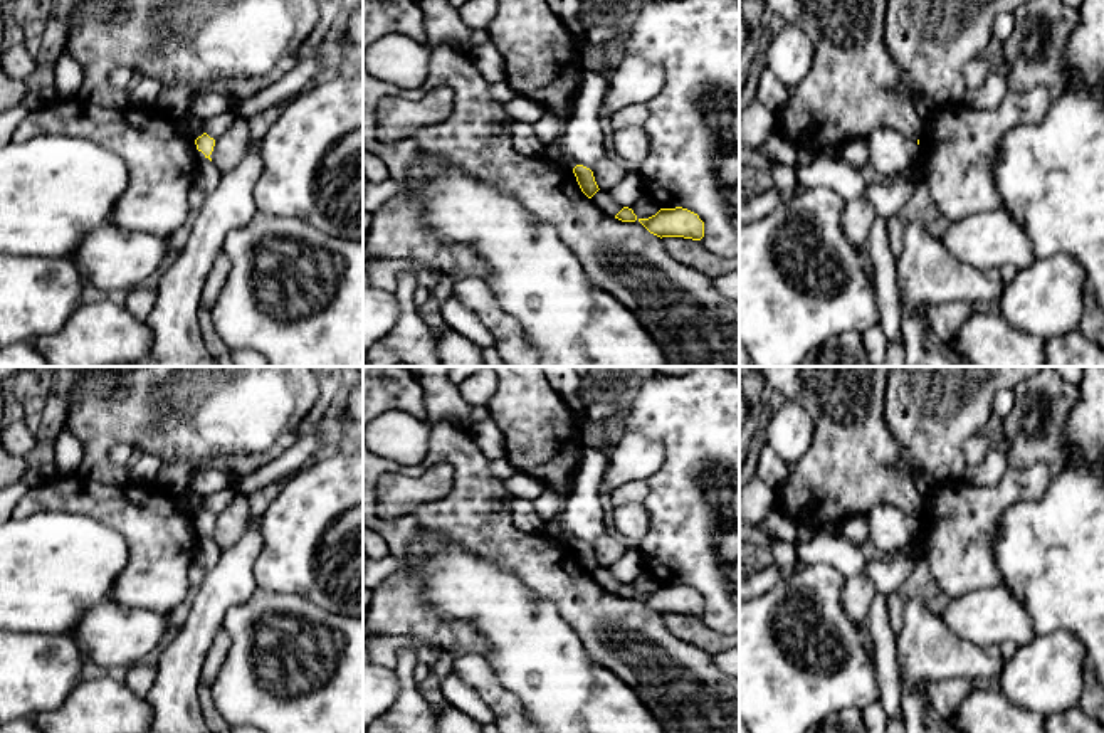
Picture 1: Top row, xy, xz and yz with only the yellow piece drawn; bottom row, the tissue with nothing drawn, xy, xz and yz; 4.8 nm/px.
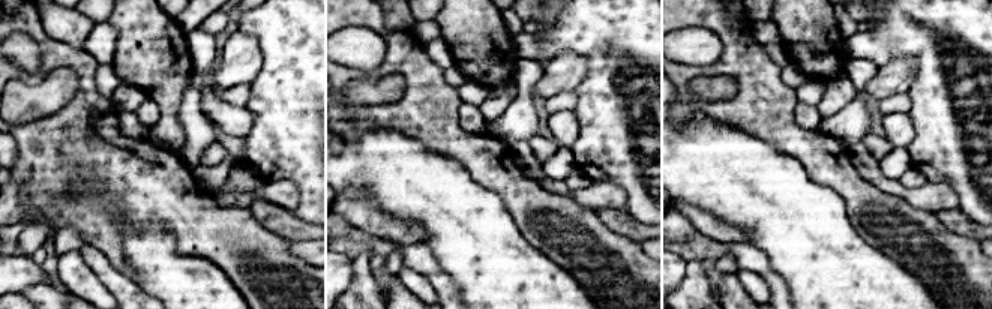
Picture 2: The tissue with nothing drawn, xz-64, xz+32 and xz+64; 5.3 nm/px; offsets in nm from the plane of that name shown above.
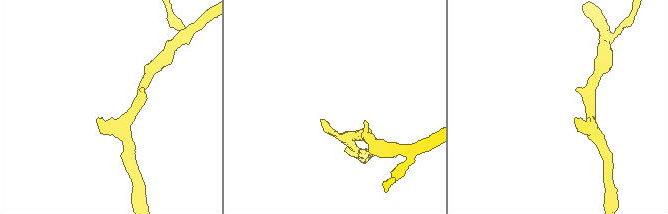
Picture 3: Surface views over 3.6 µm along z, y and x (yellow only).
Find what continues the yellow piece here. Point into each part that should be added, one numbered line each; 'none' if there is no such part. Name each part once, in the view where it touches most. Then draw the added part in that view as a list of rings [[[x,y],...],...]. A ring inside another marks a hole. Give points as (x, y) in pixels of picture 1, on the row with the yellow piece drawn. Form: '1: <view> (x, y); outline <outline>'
none

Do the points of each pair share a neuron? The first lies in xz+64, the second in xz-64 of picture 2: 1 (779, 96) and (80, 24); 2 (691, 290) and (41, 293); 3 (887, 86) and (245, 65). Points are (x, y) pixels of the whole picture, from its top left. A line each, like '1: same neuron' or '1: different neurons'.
1: different neurons
2: same neuron
3: same neuron

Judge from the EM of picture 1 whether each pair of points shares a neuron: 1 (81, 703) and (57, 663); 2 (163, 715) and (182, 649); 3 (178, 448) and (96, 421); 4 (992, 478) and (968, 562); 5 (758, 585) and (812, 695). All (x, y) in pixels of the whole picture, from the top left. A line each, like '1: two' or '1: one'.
1: two
2: one
3: one
4: two
5: two

